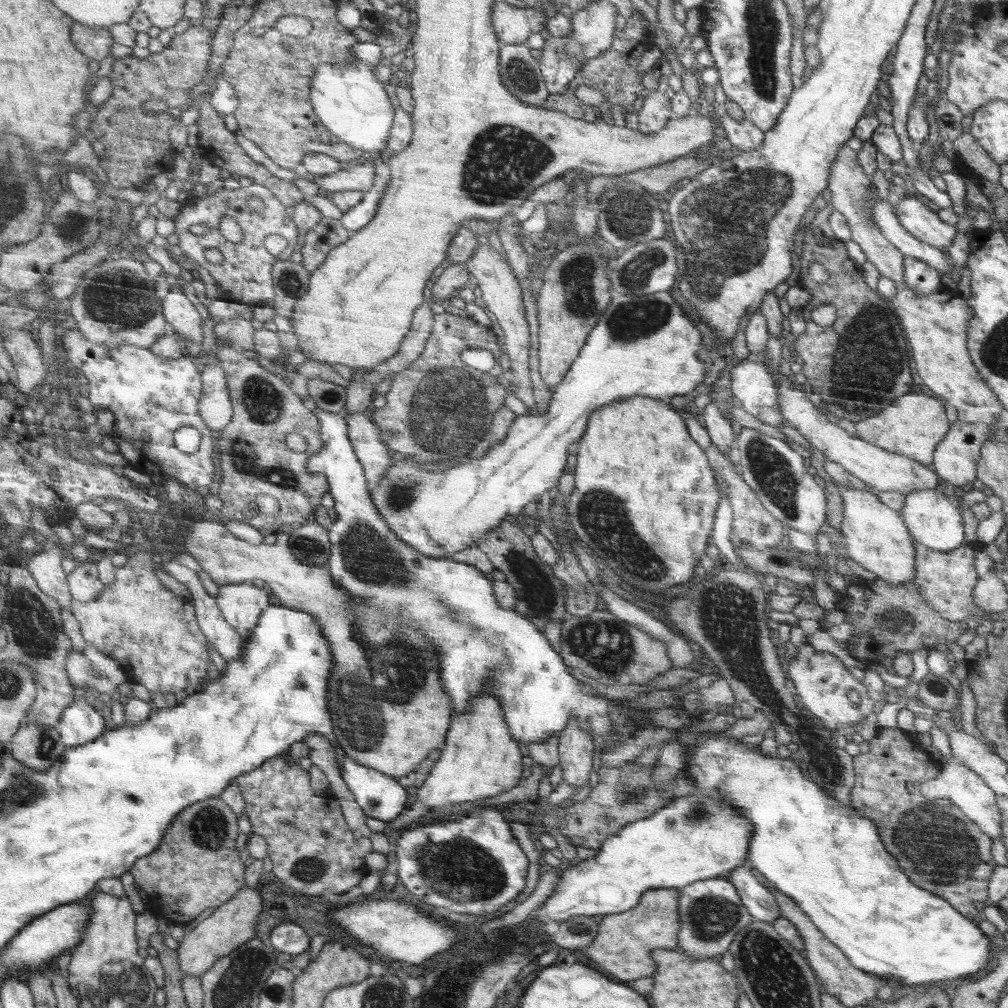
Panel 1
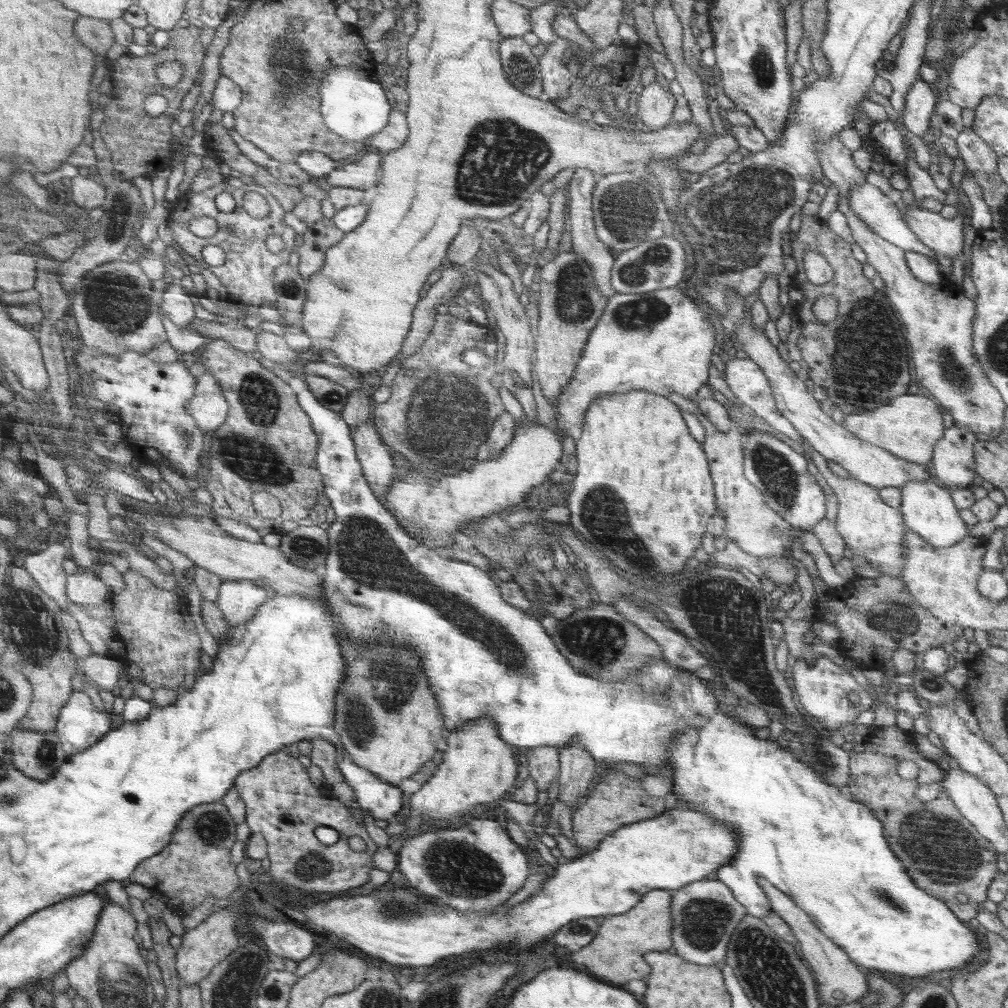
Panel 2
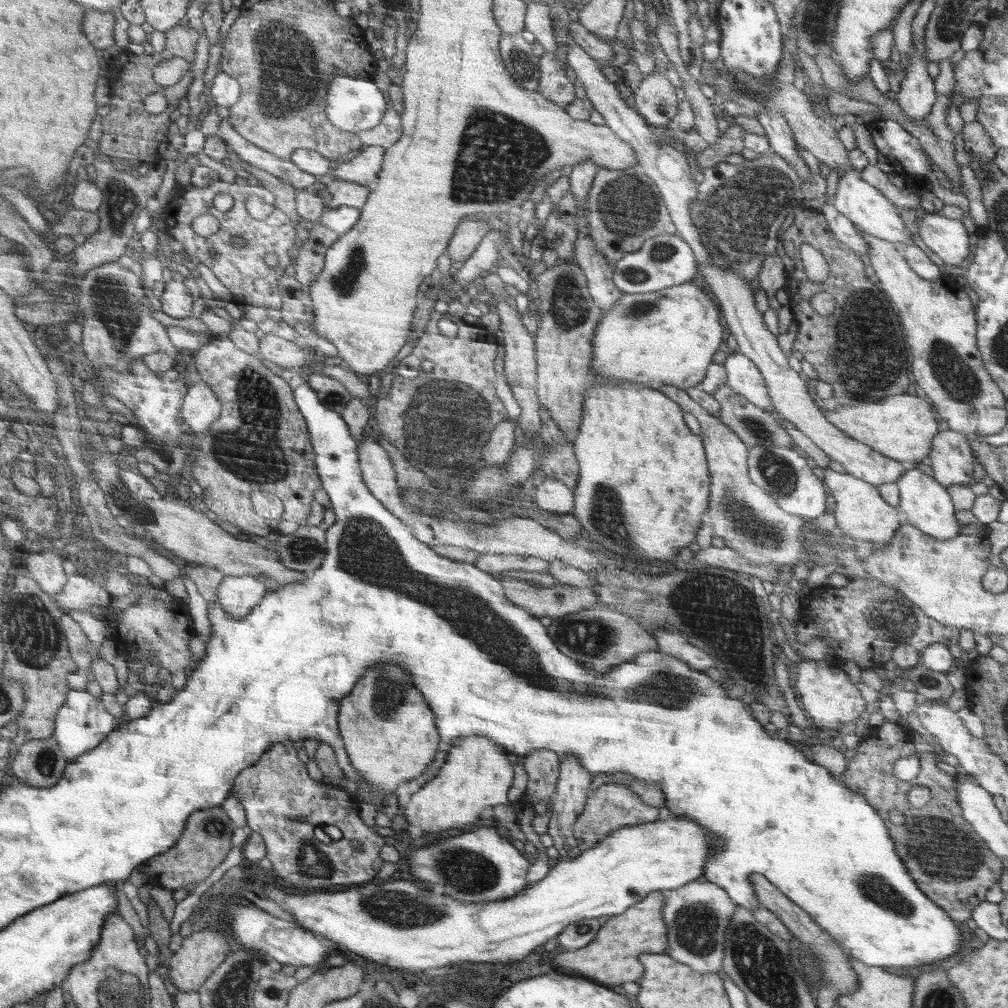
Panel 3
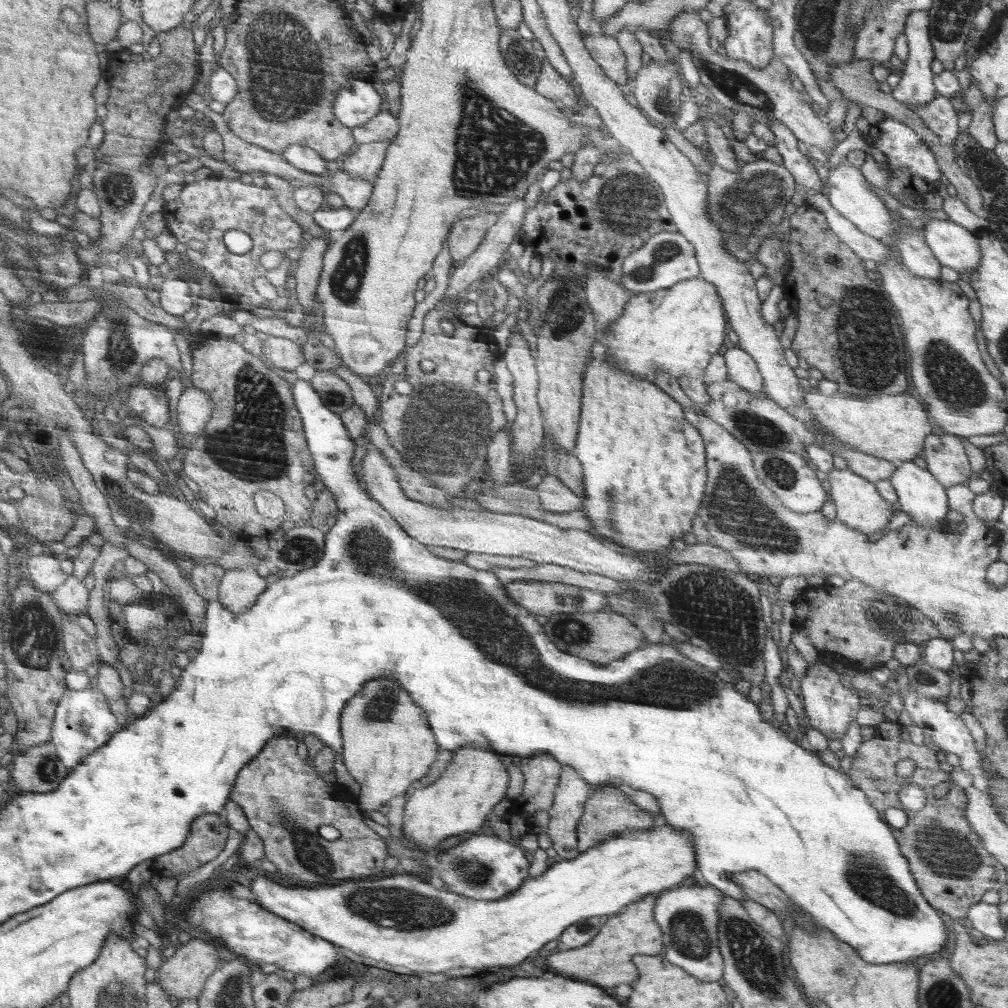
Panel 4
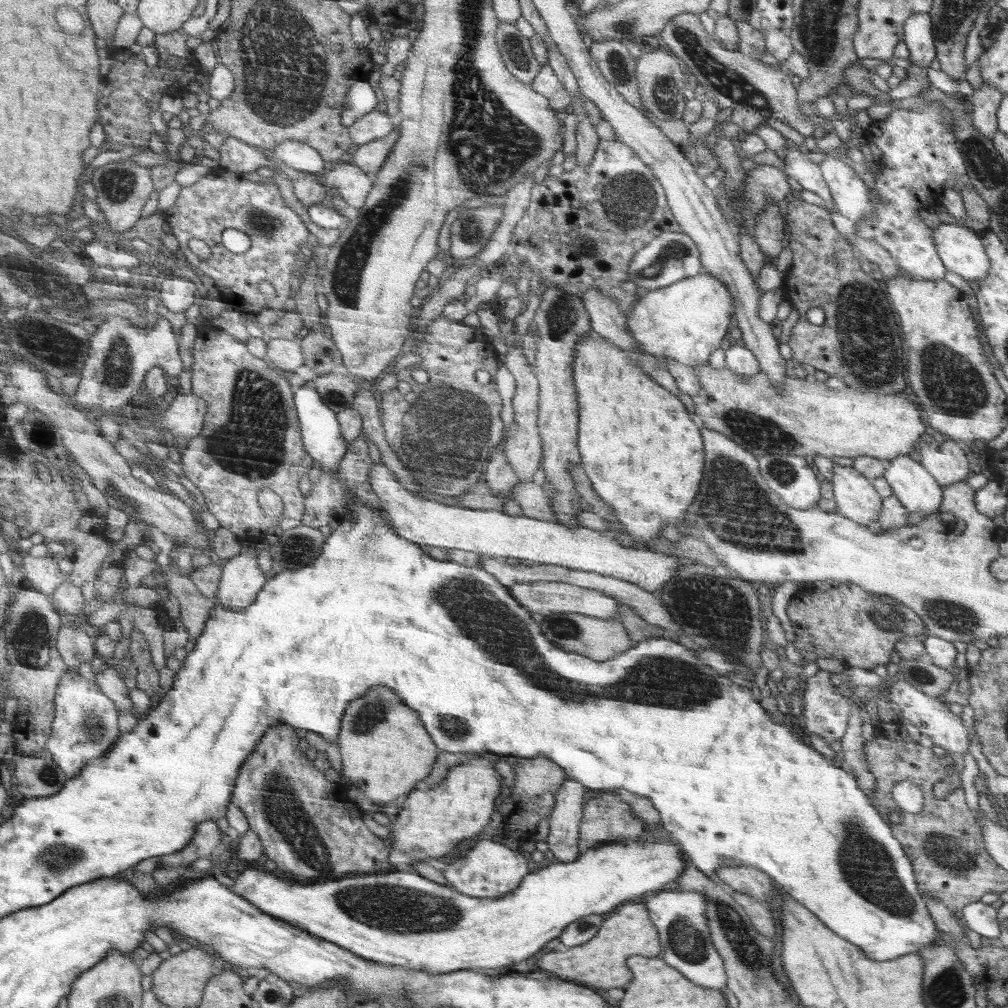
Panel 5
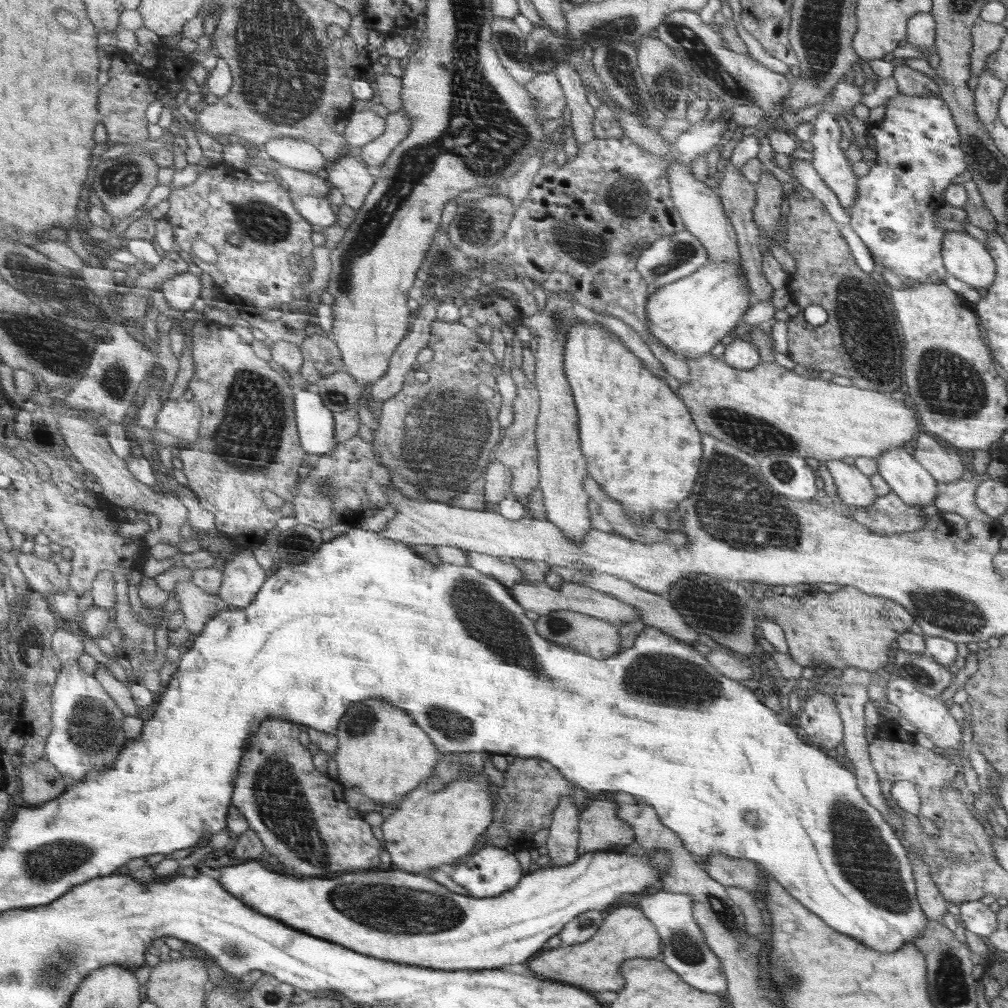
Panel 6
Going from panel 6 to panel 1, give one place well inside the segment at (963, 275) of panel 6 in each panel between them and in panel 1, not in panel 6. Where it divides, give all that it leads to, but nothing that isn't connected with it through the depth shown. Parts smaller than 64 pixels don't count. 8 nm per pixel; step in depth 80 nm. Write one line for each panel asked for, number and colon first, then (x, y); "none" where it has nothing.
1: (920, 221)
2: (943, 236)
3: (946, 237)
4: (956, 246)
5: (961, 250)

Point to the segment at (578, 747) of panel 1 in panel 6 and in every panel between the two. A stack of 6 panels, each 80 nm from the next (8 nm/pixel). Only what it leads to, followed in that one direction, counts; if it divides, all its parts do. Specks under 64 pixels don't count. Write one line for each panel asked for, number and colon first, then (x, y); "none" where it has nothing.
2: (576, 767)
3: (571, 792)
4: (571, 792)
5: (566, 814)
6: (563, 836)

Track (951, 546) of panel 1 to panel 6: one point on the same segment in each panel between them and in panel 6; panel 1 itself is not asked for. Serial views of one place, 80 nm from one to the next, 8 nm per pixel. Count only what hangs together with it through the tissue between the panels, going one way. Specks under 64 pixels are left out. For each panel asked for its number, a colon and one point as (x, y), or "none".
2: (928, 509)
3: (924, 502)
4: (920, 494)
5: (913, 484)
6: (906, 476)

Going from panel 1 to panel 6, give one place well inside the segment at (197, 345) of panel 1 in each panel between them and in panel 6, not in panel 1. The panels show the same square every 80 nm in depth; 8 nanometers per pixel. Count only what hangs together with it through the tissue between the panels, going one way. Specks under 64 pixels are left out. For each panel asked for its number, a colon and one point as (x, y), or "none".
2: (177, 304)
3: (177, 300)
4: (177, 297)
5: (178, 294)
6: (181, 292)

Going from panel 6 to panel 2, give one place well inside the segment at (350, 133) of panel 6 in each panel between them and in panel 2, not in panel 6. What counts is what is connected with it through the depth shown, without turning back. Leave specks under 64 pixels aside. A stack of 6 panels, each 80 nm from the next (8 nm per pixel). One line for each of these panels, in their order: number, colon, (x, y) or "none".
2: (392, 137)
3: (389, 131)
4: (384, 126)
5: (376, 125)

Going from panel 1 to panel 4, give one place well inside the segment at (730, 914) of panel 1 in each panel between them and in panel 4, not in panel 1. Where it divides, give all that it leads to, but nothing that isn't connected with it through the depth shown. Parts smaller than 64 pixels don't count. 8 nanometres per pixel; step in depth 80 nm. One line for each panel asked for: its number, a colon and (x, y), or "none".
2: (705, 913)
3: (697, 914)
4: (689, 915)

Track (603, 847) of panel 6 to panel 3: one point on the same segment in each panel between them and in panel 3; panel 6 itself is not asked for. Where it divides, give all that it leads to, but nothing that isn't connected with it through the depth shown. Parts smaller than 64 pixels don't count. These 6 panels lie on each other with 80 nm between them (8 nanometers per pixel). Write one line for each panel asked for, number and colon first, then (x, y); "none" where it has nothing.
3: (611, 806)
4: (609, 812)
5: (607, 819)

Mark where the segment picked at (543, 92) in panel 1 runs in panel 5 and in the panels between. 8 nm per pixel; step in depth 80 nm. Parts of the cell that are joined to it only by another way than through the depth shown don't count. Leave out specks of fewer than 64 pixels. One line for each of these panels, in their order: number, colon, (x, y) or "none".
2: (522, 69)
3: (523, 66)
4: (517, 52)
5: (515, 49)

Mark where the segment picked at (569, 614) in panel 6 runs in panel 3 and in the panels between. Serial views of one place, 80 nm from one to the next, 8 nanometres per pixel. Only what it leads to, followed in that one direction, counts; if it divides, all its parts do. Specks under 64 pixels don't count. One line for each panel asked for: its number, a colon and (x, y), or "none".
3: (601, 638)
4: (601, 637)
5: (600, 640)

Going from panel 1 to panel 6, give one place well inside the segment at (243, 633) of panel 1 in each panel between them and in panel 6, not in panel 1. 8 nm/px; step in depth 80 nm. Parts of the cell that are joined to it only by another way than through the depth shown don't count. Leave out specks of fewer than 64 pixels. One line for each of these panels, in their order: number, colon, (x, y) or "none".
2: (239, 600)
3: (238, 595)
4: (239, 588)
5: (242, 579)
6: (242, 578)

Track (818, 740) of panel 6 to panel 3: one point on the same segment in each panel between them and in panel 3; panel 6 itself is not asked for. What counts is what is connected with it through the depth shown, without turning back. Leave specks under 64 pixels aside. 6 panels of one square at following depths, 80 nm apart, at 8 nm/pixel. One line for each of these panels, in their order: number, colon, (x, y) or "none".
3: (829, 698)
4: (830, 707)
5: (826, 711)

